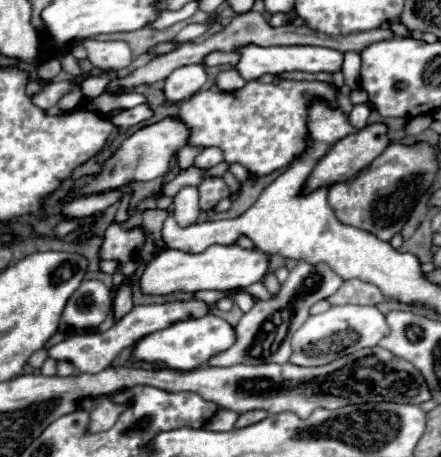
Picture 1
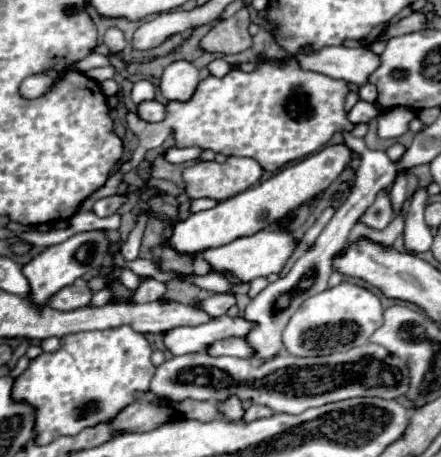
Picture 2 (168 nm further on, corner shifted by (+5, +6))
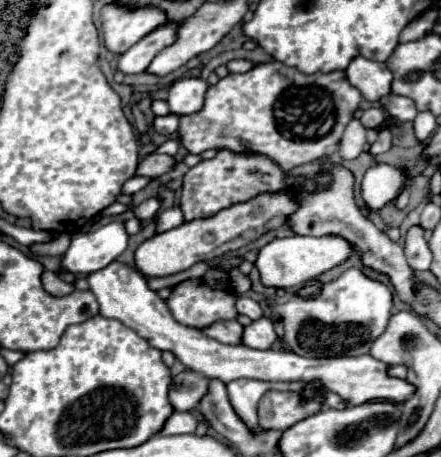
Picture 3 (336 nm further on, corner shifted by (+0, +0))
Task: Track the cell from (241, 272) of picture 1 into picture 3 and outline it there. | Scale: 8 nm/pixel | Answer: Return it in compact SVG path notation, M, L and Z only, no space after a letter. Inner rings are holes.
M289 236L289 238L275 238L269 244L265 244L253 266L259 270L261 284L265 286L275 286L275 288L295 288L301 286L305 280L317 278L323 272L331 270L333 266L341 264L353 254L353 248L347 240L339 236L323 236L323 238L313 238L313 236Z

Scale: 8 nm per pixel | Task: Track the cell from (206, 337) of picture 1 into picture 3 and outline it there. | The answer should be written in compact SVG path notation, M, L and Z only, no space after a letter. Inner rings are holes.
M259 318L259 320L251 322L249 326L245 326L241 340L249 348L259 348L259 350L271 348L271 344L277 340L273 322L269 318Z

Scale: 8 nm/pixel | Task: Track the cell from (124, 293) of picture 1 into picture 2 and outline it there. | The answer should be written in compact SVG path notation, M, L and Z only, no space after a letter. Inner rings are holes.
M140 212L138 214L138 222L136 222L136 228L132 230L132 234L128 236L128 242L122 244L122 256L124 260L134 260L138 258L138 250L140 250L140 238L142 238L142 232L144 232L144 226L146 226L146 220L148 220L148 212Z

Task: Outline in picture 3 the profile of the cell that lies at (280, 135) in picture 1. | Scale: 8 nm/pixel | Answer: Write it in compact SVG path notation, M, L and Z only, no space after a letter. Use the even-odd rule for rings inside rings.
M269 62L257 64L245 74L229 74L215 86L209 86L205 94L205 106L195 114L181 116L181 128L177 132L189 154L201 154L205 150L231 150L233 154L253 152L269 156L269 160L287 172L295 166L331 156L339 146L345 126L359 108L359 102L361 94L347 82L345 72L303 74L279 62Z

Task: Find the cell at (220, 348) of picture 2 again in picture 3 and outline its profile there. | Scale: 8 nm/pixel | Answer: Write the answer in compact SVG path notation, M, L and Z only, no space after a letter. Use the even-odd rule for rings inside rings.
M111 262L107 268L93 272L87 276L91 292L97 296L99 302L99 314L103 318L113 318L135 330L141 338L145 338L153 348L169 350L179 358L187 368L207 376L207 378L219 378L221 382L229 384L239 378L255 378L265 382L311 382L321 380L331 392L343 396L351 406L363 404L371 398L389 398L395 402L405 402L413 394L413 386L399 378L389 378L385 374L387 364L375 360L373 356L341 356L341 358L305 358L297 356L293 352L283 352L275 348L267 350L253 350L243 344L221 344L209 336L205 336L201 330L185 328L183 324L177 324L173 320L169 308L165 308L165 300L159 298L155 290L149 288L147 280L127 264Z

